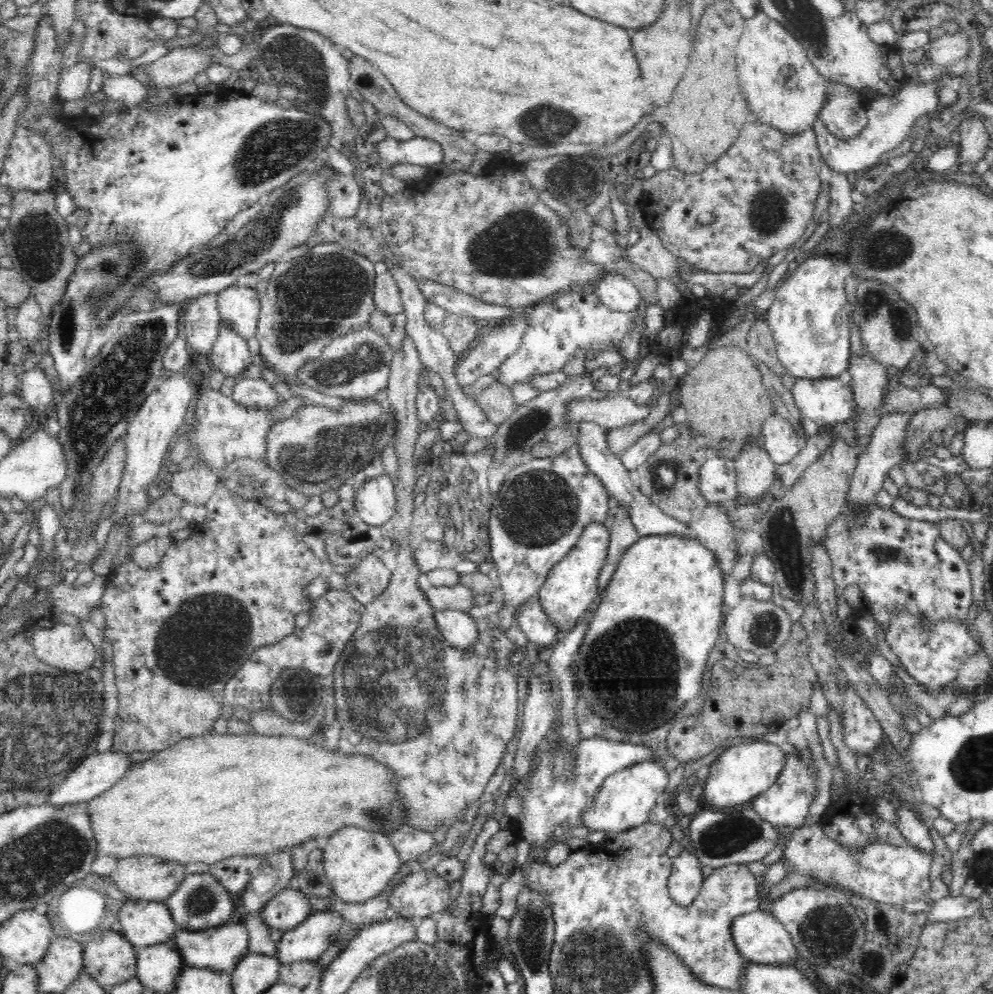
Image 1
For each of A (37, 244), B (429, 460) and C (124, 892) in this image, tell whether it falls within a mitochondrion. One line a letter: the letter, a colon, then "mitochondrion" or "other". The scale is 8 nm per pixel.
A: mitochondrion
B: other
C: other

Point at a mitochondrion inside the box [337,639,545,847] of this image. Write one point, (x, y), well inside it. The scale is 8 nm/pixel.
(375, 815)

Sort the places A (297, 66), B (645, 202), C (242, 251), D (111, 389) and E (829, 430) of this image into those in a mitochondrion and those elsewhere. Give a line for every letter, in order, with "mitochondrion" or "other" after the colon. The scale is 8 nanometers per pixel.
A: mitochondrion
B: other
C: mitochondrion
D: mitochondrion
E: other

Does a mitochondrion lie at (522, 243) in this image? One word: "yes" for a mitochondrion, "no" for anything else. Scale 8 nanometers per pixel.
yes

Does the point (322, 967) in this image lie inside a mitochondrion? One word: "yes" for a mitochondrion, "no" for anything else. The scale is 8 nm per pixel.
no

